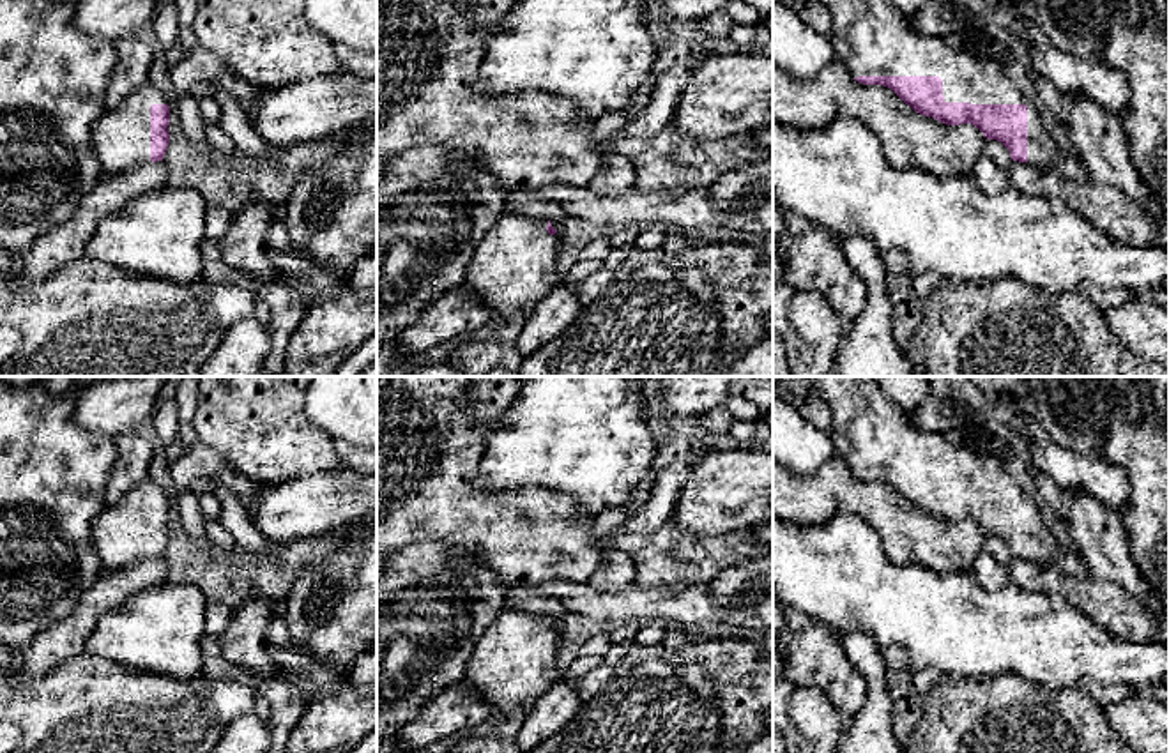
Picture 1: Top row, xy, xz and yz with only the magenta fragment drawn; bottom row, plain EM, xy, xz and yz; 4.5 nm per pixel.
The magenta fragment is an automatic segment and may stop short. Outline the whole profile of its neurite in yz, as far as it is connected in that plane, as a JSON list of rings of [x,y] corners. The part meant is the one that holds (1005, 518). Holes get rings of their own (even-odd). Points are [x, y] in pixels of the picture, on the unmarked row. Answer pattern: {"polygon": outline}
{"polygon": [[[805,376],[831,412],[835,454],[863,481],[891,484],[916,509],[946,521],[973,520],[987,536],[1001,537],[1012,557],[1056,566],[1073,578],[1091,576],[1075,548],[1058,544],[1042,520],[1040,500],[1008,475],[999,460],[950,444],[909,422],[875,376]]]}

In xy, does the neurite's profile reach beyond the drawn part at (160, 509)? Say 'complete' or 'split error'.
split error

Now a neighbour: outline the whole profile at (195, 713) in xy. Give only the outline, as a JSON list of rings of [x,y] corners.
[[[81,650],[57,663],[46,675],[12,686],[12,670],[0,677],[0,721],[14,723],[21,739],[12,753],[210,753],[228,725],[255,712],[256,693],[232,679],[172,679],[126,668]]]

